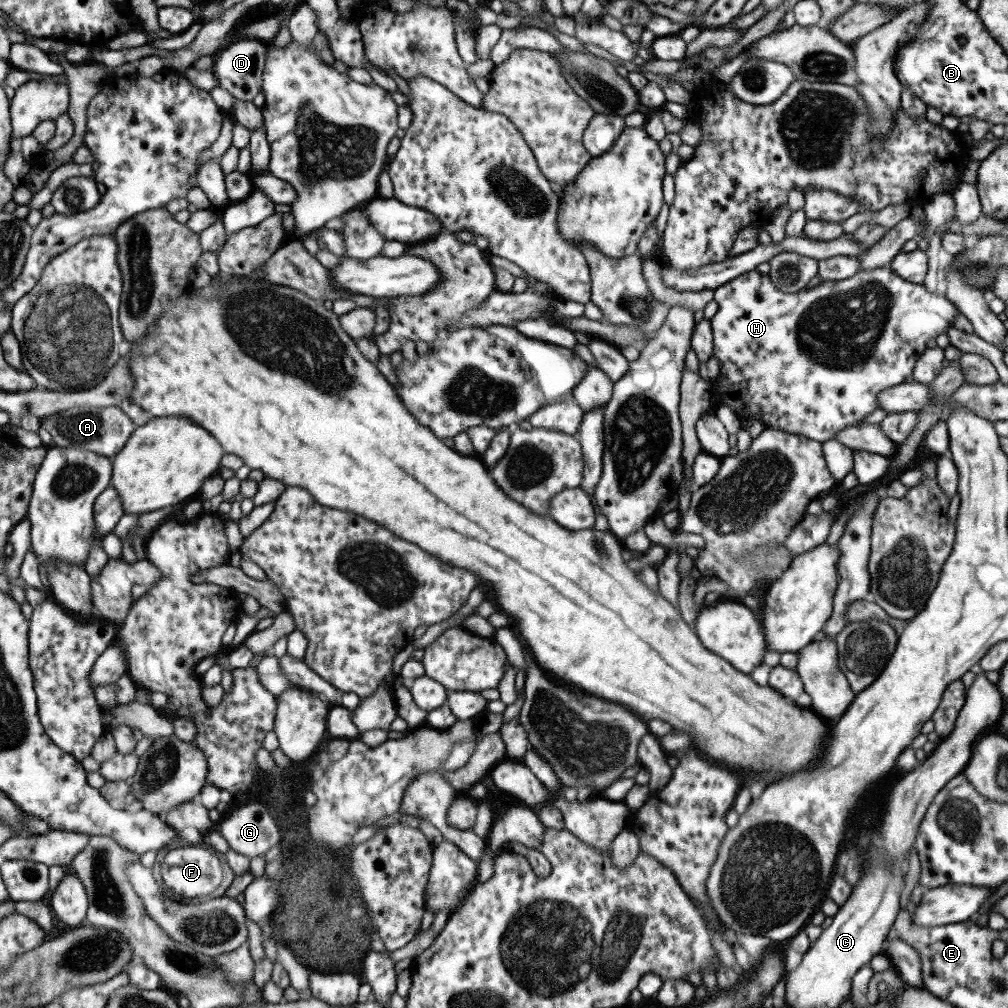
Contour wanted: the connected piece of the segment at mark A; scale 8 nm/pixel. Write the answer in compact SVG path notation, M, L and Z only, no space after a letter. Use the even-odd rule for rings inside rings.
M87 405L74 406L53 413L41 419L38 428L43 428L50 434L50 445L53 447L89 450L106 457L115 456L134 429L133 423L119 406L99 408Z

